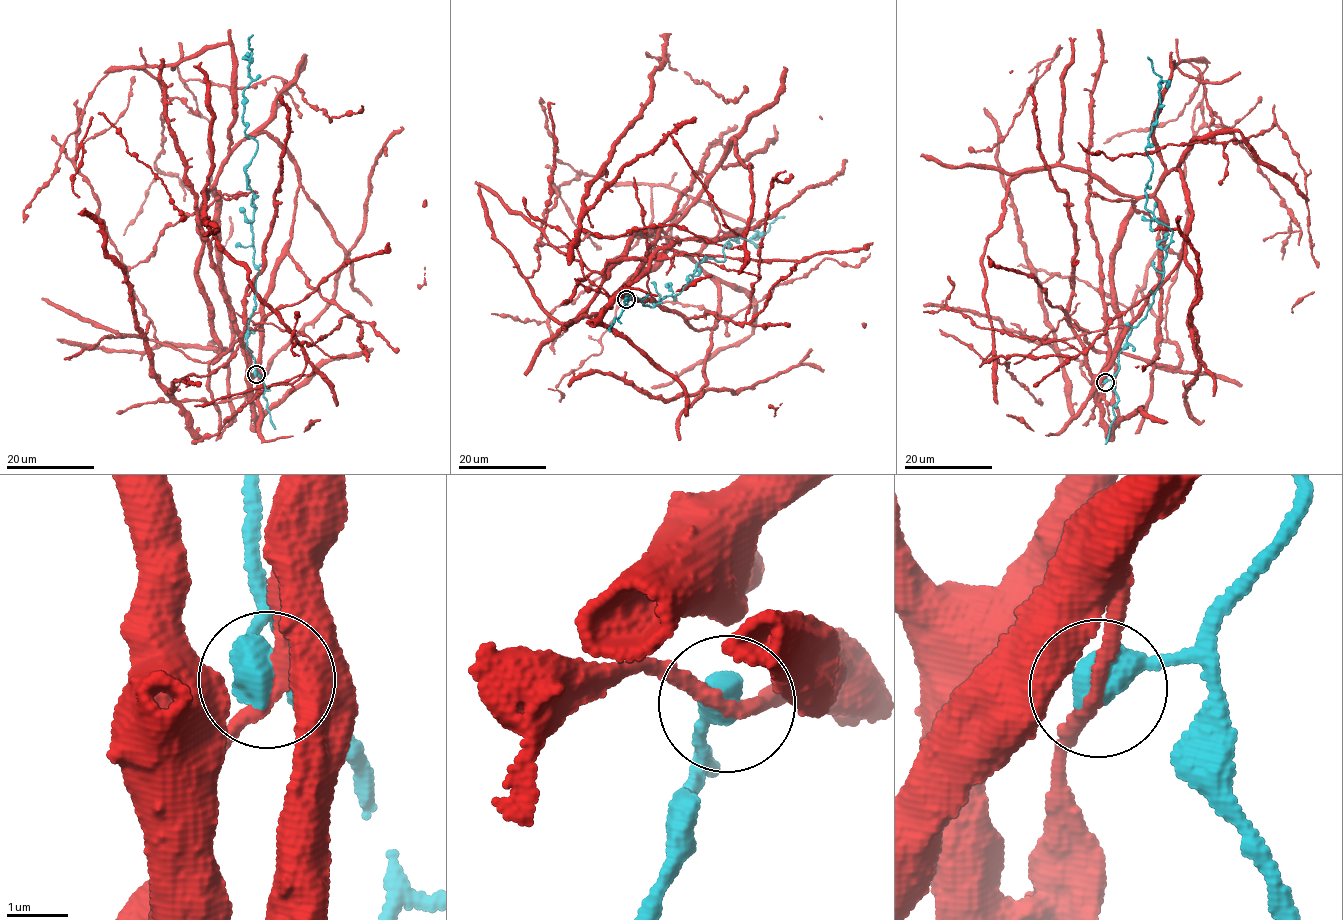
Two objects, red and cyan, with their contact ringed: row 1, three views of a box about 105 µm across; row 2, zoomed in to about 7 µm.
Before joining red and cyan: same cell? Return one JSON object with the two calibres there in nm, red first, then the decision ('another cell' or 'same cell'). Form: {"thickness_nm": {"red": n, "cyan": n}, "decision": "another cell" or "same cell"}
{"thickness_nm": {"red": 240, "cyan": 600}, "decision": "another cell"}

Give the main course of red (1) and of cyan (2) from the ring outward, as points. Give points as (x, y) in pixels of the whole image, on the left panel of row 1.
1: (255, 374), (248, 390), (239, 340), (215, 360), (198, 275), (205, 191), (207, 226), (313, 372), (191, 443)
2: (255, 374), (246, 339), (259, 270), (245, 168), (257, 141), (243, 122), (252, 34)

